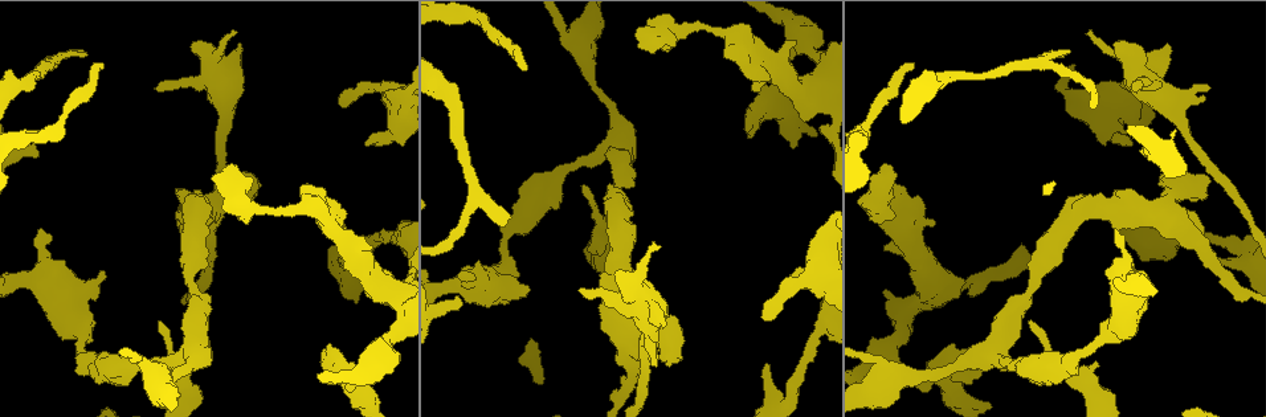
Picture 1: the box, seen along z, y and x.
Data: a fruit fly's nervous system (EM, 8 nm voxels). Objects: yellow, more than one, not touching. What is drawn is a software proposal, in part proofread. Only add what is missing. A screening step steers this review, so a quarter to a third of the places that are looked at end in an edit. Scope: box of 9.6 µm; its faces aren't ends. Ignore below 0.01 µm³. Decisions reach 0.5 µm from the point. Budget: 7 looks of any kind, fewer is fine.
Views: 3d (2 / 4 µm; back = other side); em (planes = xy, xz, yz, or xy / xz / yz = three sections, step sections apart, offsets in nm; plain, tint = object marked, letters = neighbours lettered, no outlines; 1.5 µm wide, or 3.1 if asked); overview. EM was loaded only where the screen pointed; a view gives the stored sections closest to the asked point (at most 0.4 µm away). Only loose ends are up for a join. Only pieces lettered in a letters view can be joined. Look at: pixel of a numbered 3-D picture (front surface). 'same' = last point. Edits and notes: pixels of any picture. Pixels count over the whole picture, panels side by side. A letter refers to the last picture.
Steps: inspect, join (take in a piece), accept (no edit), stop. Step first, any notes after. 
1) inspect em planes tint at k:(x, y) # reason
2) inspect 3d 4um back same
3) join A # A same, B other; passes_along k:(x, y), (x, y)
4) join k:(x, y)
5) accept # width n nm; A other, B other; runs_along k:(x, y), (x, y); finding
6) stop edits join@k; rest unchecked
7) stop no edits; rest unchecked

inspect em planes letters at 1:(749, 135) # thick end

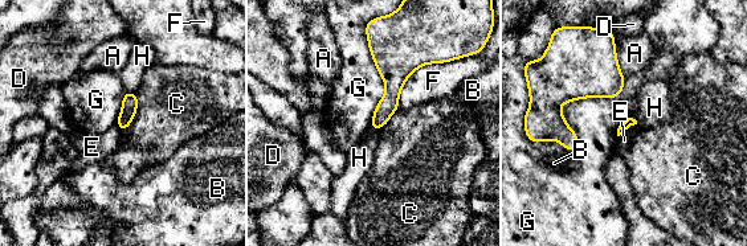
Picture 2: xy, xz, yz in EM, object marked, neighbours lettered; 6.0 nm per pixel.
accept # longest_contact G 650 nm; A other, B other, C other, D other, E other, F other, G other, H other; none of them fits

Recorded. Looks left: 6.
inspect em yz step 8 letters at 1:(155, 89) # an open end

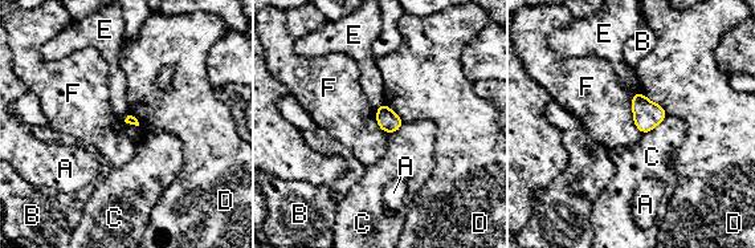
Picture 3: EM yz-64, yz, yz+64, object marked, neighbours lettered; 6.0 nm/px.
accept # A other, B other, C other, D other, E other, F other; border 3:(631, 98), (632, 120), (641, 133); no lettered piece goes on from it

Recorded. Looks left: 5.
inspect em yz step 4 tint at 1:(767, 320)

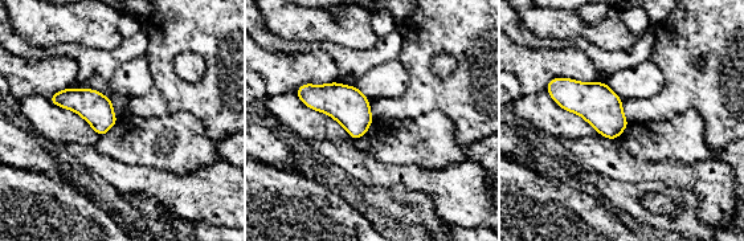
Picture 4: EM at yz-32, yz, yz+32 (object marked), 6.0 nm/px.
inspect em planes letters same

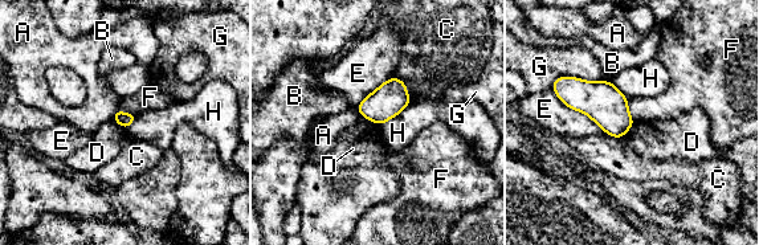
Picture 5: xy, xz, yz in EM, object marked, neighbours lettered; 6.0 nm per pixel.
accept # longest_contact E 420 nm; A other, B other, C other, D other, E other, F other, G other, H other; border 5:(409, 102), (399, 113), (379, 125); no lettered piece goes on from it

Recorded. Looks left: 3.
stop no edits; rest unchecked

